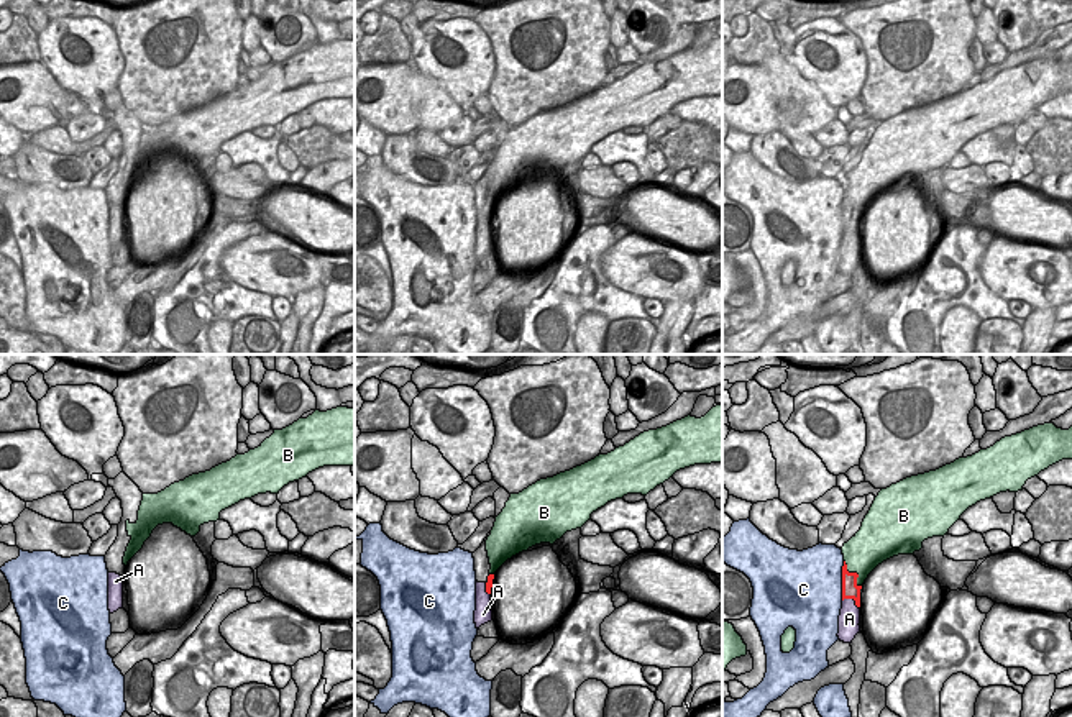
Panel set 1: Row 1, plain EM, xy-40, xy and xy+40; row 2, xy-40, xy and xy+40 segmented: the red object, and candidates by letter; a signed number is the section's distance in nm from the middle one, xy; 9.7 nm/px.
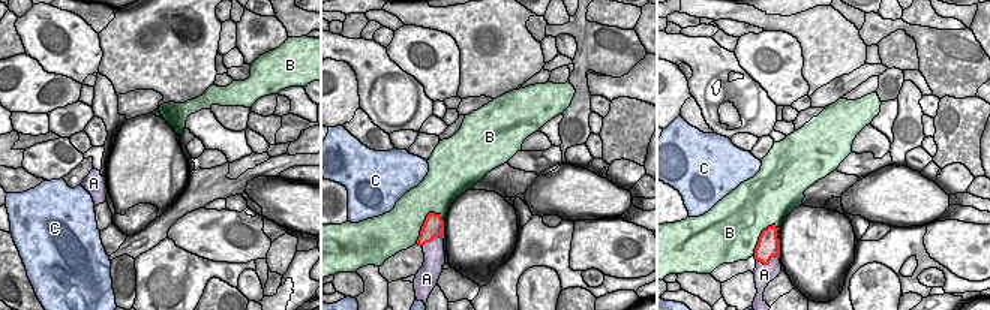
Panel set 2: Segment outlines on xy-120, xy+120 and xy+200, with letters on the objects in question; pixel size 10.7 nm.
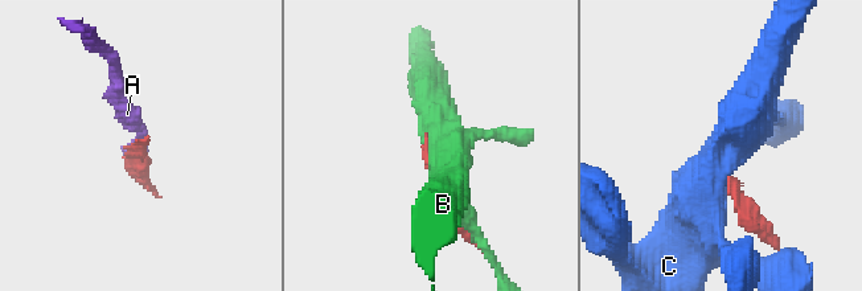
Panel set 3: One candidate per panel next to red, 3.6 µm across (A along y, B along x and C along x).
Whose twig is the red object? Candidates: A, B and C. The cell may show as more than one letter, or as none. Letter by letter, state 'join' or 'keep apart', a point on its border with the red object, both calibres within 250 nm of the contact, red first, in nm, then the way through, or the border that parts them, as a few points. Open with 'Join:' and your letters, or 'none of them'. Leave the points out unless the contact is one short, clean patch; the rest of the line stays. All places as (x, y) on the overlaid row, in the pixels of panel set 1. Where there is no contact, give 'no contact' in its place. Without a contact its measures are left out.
Join: none of them
A: keep apart | xy+40 (852, 598) | 160/220 nm
B: keep apart | xy+40 (854, 573) | 160/380 nm
C: keep apart | xy+40 (842, 581) | 160/480 nm

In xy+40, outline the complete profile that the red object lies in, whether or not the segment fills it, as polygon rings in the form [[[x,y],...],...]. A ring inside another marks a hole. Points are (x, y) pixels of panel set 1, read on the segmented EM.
[[[844,561],[842,566],[842,601],[854,599],[855,605],[860,607],[860,589],[862,586],[857,584],[857,573],[849,573],[847,564]]]

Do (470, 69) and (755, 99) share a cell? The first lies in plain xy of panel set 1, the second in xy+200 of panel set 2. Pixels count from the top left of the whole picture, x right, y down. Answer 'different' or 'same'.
different

